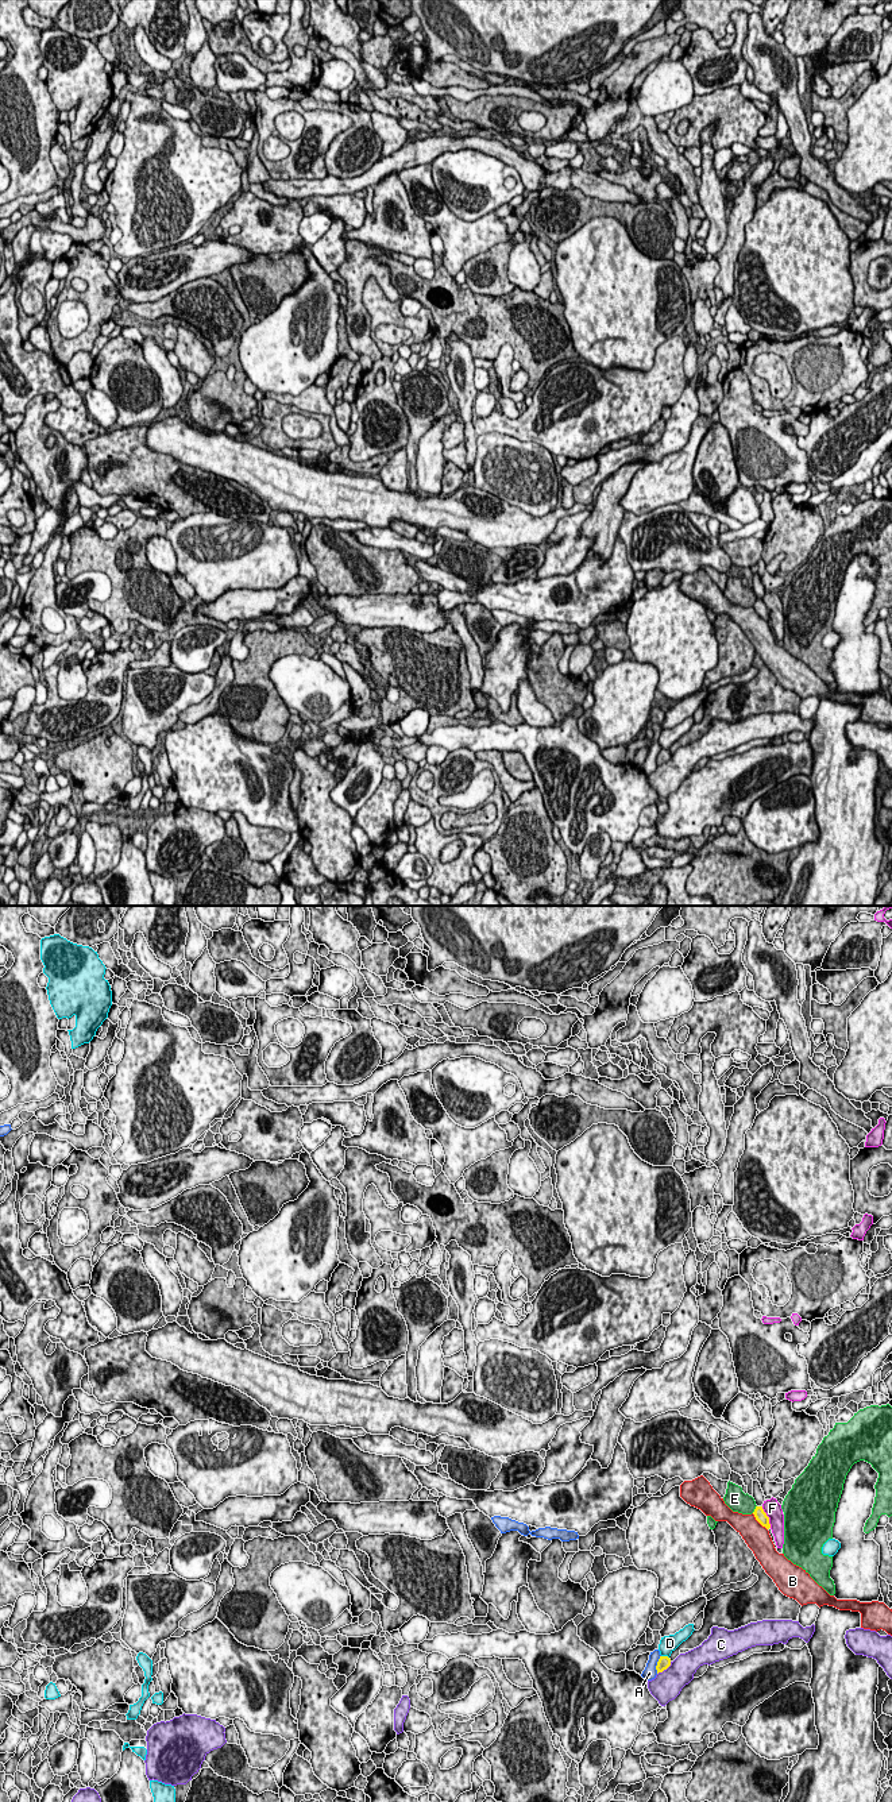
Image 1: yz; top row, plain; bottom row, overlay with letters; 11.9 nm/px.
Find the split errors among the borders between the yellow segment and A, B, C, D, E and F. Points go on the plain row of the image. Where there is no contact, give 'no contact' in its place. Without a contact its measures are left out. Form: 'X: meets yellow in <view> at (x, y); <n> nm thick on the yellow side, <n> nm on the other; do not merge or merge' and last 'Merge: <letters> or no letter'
A: meets yellow in yz at (657, 757); 160 nm thick on the yellow side, 160 nm on the other; do not merge
B: meets yellow in yz at (759, 614); 140 nm thick on the yellow side, 300 nm on the other; do not merge
C: meets yellow in yz at (664, 761); 160 nm thick on the yellow side, 340 nm on the other; do not merge
D: meets yellow in yz at (665, 749); 160 nm thick on the yellow side, 190 nm on the other; do not merge
E: meets yellow in yz at (755, 602); 140 nm thick on the yellow side, 240 nm on the other; do not merge
F: meets yellow in yz at (768, 610); 140 nm thick on the yellow side, 200 nm on the other; do not merge
Merge: no letter

